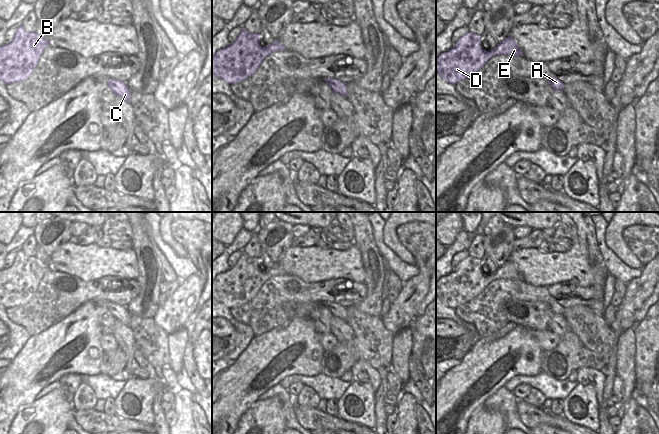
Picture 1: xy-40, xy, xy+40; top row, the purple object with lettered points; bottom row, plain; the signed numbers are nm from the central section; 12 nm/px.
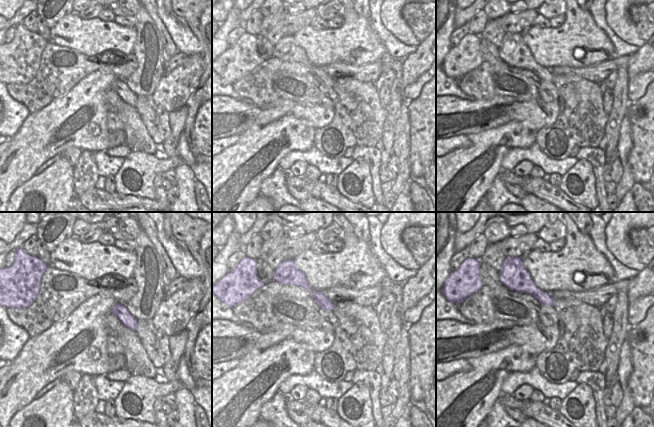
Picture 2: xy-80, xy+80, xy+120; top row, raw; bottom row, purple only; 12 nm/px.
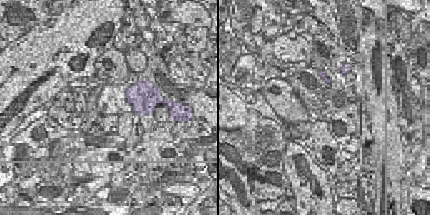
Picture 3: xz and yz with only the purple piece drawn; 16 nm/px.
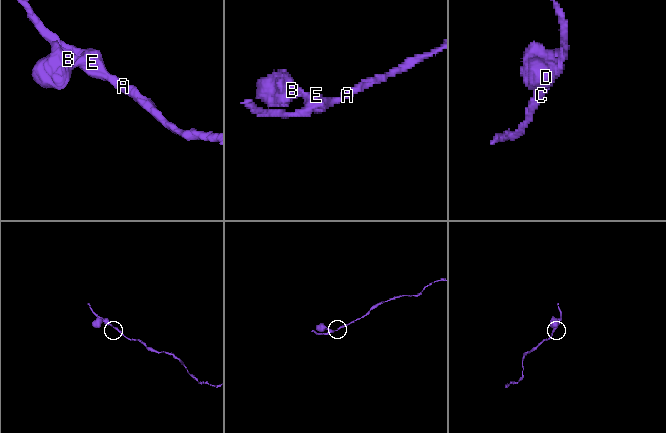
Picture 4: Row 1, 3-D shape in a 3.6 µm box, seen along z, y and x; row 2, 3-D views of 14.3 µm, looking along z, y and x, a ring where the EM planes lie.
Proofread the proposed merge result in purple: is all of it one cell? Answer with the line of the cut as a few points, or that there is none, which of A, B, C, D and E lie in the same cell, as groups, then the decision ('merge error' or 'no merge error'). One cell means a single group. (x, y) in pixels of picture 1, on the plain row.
cut none; groups A B C D E; no merge error

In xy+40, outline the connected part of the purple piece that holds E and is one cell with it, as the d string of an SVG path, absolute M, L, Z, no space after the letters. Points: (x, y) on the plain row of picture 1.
M468 256L450 274L436 282L436 296L446 306L455 309L474 299L496 279L523 280L523 277L510 260L498 267L495 273L485 275L481 270L481 259Z

